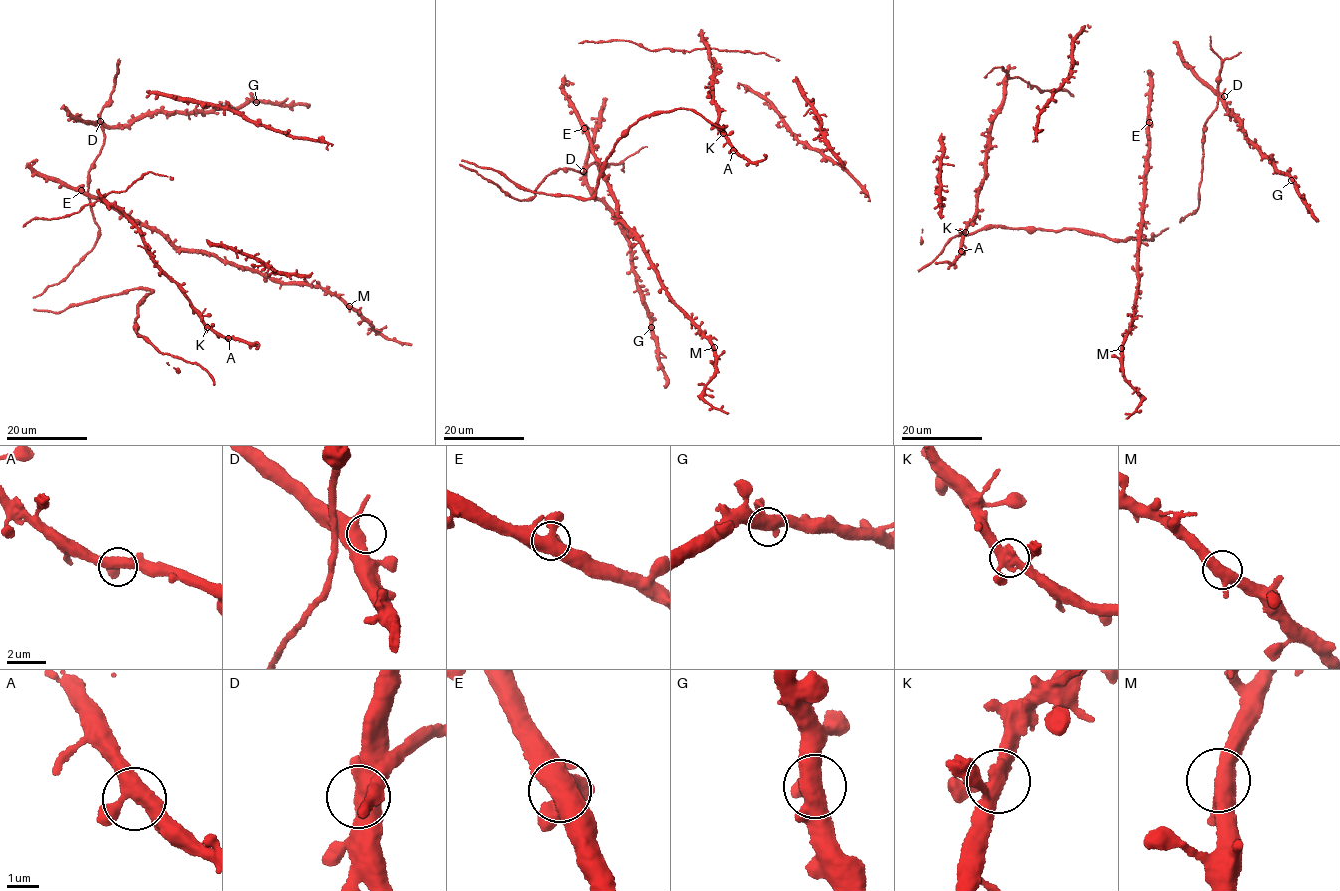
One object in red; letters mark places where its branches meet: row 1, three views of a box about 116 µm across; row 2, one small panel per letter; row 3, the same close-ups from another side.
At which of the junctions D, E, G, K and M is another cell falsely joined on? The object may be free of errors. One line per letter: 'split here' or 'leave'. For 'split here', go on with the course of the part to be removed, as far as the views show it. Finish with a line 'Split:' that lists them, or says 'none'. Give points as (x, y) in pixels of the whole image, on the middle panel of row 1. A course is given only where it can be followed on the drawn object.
D: leave
E: leave
G: leave
K: leave
M: leave
Split: none

